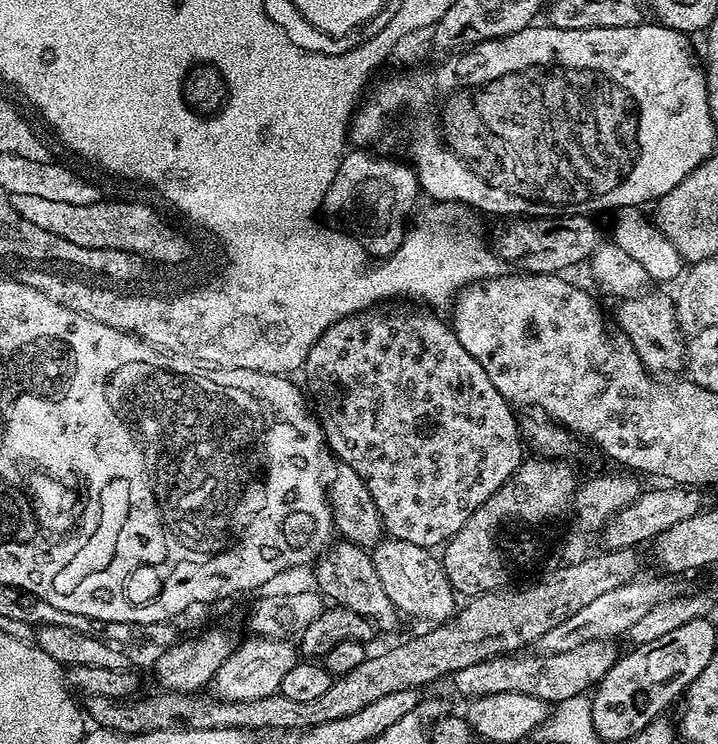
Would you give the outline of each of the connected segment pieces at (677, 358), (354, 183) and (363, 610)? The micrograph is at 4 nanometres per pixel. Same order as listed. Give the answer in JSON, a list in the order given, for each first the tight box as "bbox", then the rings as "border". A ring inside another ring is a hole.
[{"bbox":[616,290,686,374],"border":[[[648,290],[639,298],[624,298],[616,308],[619,331],[634,346],[645,368],[653,374],[676,374],[685,367],[686,340],[676,320],[673,297],[664,292]],[[636,299],[636,300],[632,300]],[[641,299],[641,300],[640,300]]]},{"bbox":[322,150,421,258],"border":[[[372,150],[352,151],[341,160],[338,174],[334,174],[330,190],[326,190],[322,212],[332,222],[364,220],[364,251],[369,257],[383,258],[394,254],[402,246],[406,228],[404,219],[411,214],[416,196],[421,195],[420,180],[411,163],[403,159],[387,160],[384,156],[375,156]]]},{"bbox":[316,540,400,632],"border":[[[340,540],[327,551],[327,556],[327,568],[320,568],[316,572],[316,586],[320,594],[339,607],[362,614],[371,620],[379,631],[382,629],[388,632],[394,629],[400,619],[400,613],[386,596],[382,581],[374,568],[371,553],[363,546]]]}]

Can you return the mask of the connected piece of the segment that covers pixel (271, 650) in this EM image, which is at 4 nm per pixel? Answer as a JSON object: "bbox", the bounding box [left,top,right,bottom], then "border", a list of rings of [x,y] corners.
{"bbox":[211,638,298,702],"border":[[[251,638],[237,643],[236,649],[211,681],[211,687],[216,687],[215,695],[230,702],[254,702],[267,696],[275,696],[280,691],[282,680],[292,667],[298,663],[298,648],[291,639],[269,640],[267,638]]]}

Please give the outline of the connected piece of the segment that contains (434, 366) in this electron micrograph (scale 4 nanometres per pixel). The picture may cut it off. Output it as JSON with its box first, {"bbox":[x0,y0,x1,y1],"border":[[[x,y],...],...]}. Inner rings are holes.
{"bbox":[302,308,526,550],"border":[[[392,308],[389,312],[380,311],[384,310],[356,312],[326,329],[322,338],[318,338],[314,346],[310,346],[310,354],[304,363],[302,375],[308,383],[306,392],[314,405],[314,415],[320,421],[320,429],[324,432],[331,455],[333,452],[339,463],[350,466],[350,469],[356,471],[358,477],[365,482],[366,489],[377,506],[383,531],[393,540],[436,550],[458,534],[466,520],[515,474],[516,468],[526,456],[525,445],[522,443],[522,428],[516,425],[516,416],[512,413],[515,412],[513,405],[509,404],[506,398],[502,398],[502,394],[498,394],[494,382],[486,378],[486,370],[482,370],[478,361],[470,358],[470,354],[466,354],[466,349],[462,347],[462,342],[458,342],[456,332],[447,319],[439,320],[436,317],[439,315],[432,310],[415,312],[412,308]]]}

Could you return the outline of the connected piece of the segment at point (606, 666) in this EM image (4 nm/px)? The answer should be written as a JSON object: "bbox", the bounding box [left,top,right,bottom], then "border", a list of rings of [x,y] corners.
{"bbox":[450,640,618,706],"border":[[[594,640],[568,651],[548,650],[545,656],[524,656],[528,654],[501,654],[491,656],[489,660],[466,666],[450,676],[452,688],[465,698],[488,694],[502,694],[504,691],[516,691],[518,694],[533,695],[549,706],[561,704],[566,698],[585,695],[614,666],[618,659],[615,643],[609,640]]]}

